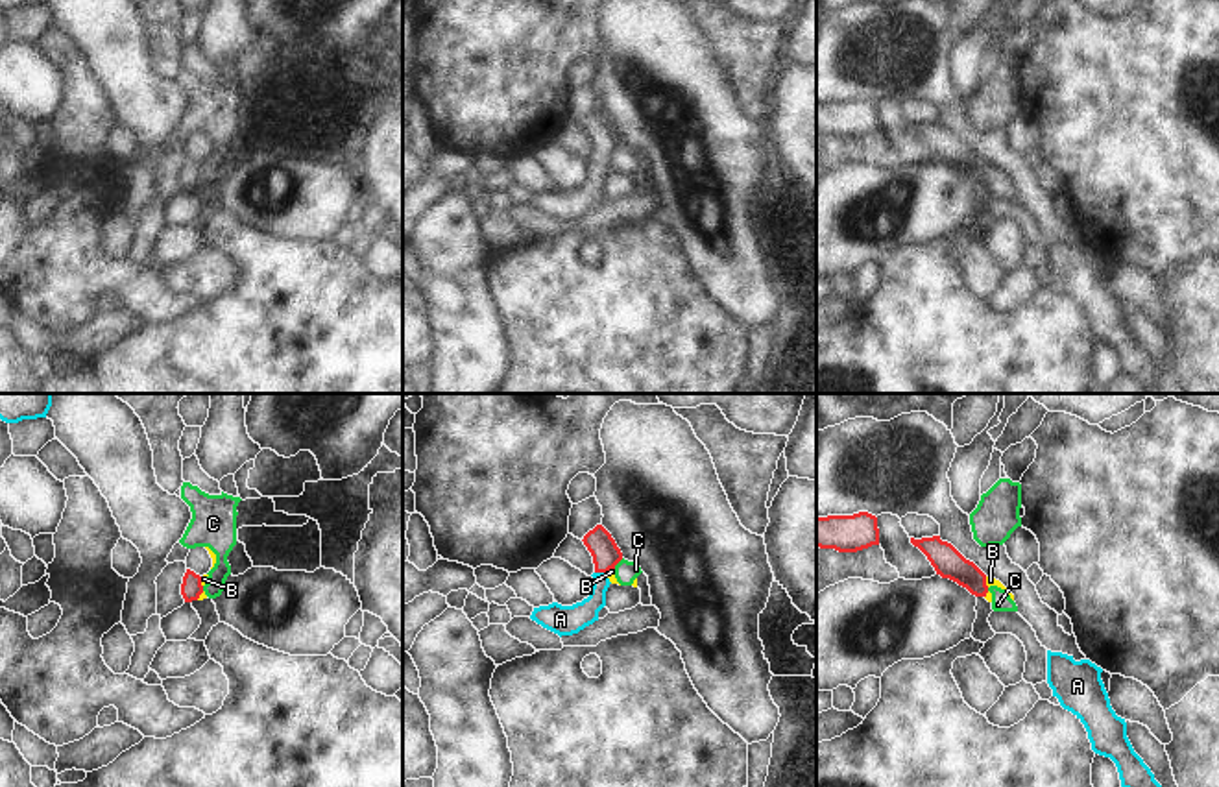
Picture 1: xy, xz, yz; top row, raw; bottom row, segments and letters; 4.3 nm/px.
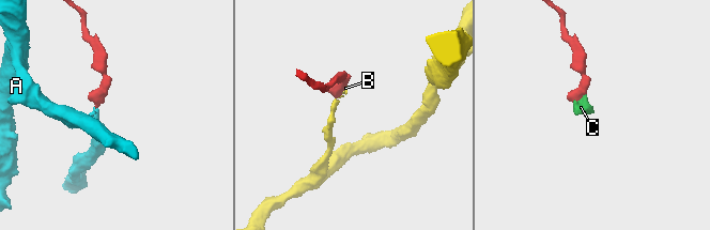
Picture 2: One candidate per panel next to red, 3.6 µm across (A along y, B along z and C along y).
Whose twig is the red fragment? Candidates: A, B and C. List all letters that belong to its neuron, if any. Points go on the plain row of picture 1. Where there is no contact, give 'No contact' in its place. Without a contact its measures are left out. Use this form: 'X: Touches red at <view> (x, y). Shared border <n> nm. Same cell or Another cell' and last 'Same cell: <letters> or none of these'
A: Touches red at xz (601, 157). Shared border 60 nm. Same cell
B: Touches red at yz (985, 169). Shared border 50 nm. Another cell
C: Touches red at xz (617, 148). Shared border 60 nm. Another cell
Same cell: A.

